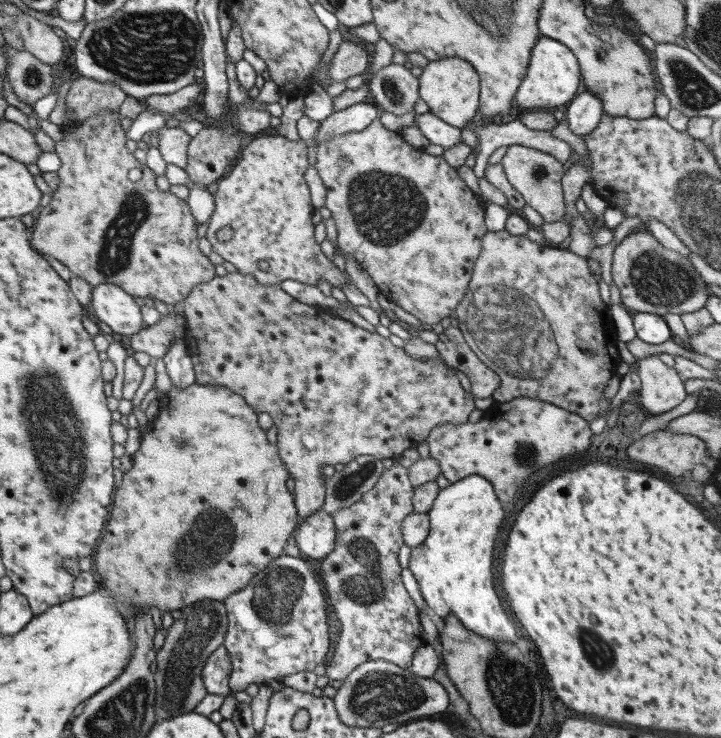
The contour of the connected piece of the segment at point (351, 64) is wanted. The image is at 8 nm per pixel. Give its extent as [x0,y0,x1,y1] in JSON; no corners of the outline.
[327,40,369,83]

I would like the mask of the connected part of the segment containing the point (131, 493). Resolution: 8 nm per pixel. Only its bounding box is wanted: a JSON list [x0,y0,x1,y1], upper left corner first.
[92,382,300,635]

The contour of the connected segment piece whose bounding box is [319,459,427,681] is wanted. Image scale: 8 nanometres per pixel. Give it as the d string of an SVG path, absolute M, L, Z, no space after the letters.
M396 462L382 473L372 490L362 494L356 504L338 512L332 512L336 526L336 546L328 557L322 560L319 576L324 580L324 590L328 602L340 621L338 643L332 652L330 662L326 662L326 676L343 681L357 666L372 660L384 660L402 668L410 668L416 651L427 644L420 615L414 600L402 583L402 568L398 562L398 551L405 542L400 525L412 513L414 487L410 482L409 469Z

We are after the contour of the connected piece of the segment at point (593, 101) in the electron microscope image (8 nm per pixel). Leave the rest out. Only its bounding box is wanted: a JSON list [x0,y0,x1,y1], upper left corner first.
[562,91,604,136]

